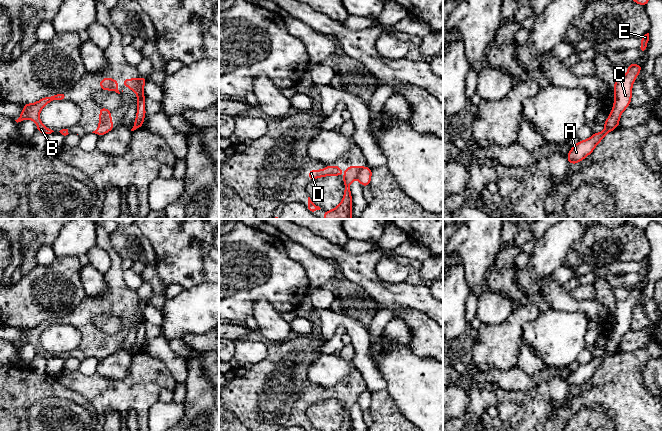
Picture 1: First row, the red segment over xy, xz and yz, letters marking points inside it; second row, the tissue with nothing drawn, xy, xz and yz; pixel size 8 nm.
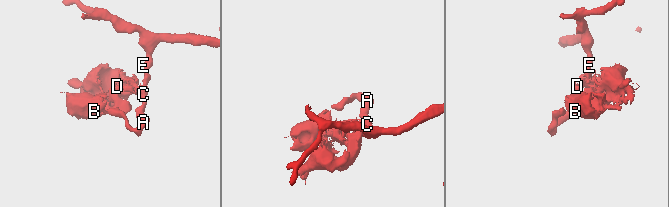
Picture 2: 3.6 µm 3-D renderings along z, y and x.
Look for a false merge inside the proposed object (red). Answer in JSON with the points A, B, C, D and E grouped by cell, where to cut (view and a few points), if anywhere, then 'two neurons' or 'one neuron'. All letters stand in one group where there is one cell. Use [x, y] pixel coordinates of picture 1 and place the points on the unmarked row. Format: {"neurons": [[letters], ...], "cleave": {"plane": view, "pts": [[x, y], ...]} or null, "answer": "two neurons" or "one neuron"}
{"neurons": [["A", "C", "E"], ["B", "D"]], "cleave": {"plane": "xy", "pts": [[138, 303], [138, 313], [136, 315]]}, "answer": "two neurons"}

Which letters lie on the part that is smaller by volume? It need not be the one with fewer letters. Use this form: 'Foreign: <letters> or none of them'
Foreign: B, D

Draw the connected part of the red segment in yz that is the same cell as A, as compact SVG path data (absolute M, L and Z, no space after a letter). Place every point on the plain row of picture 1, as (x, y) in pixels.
M629 288L627 291L628 297L625 300L617 300L616 302L615 325L610 340L604 346L605 353L601 357L593 357L589 363L574 368L567 379L569 388L579 387L586 382L607 357L619 350L622 336L630 329L632 308L642 294L642 290L639 288Z

